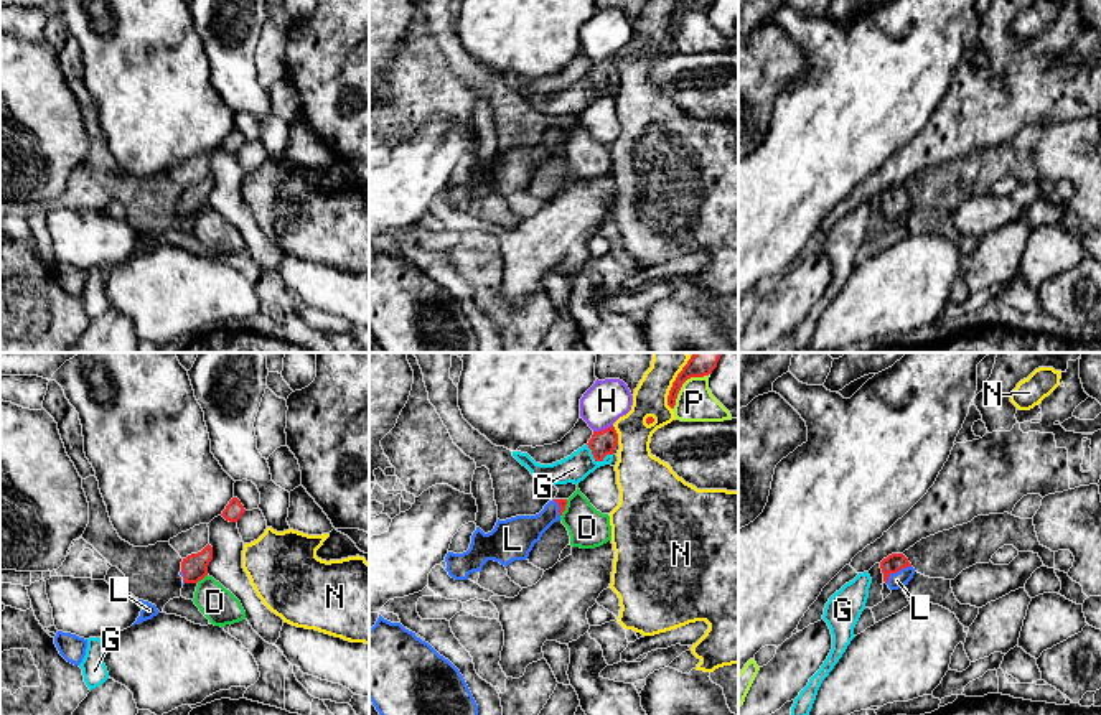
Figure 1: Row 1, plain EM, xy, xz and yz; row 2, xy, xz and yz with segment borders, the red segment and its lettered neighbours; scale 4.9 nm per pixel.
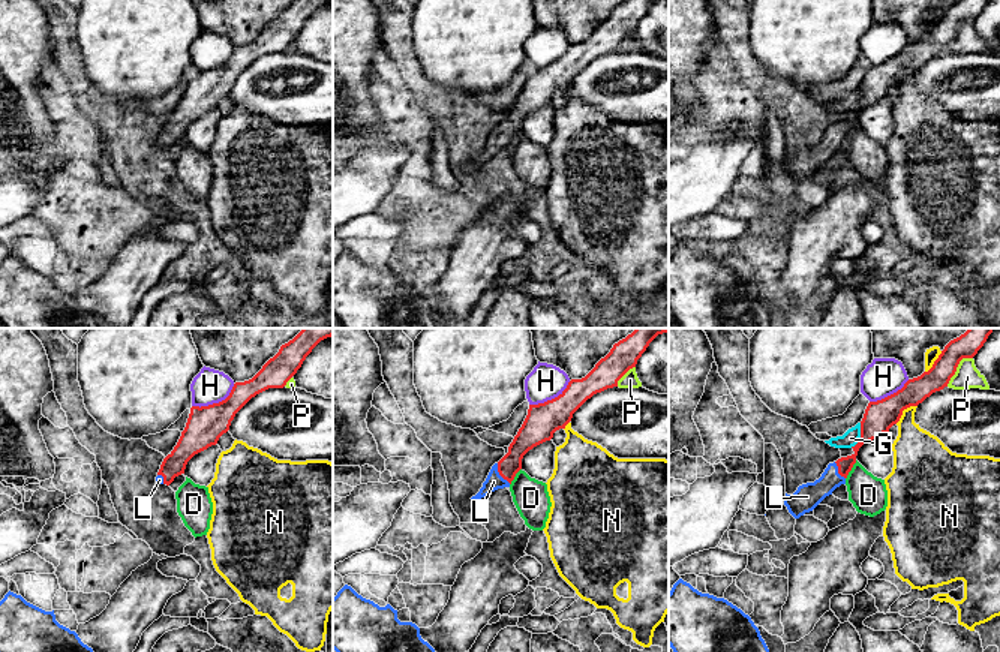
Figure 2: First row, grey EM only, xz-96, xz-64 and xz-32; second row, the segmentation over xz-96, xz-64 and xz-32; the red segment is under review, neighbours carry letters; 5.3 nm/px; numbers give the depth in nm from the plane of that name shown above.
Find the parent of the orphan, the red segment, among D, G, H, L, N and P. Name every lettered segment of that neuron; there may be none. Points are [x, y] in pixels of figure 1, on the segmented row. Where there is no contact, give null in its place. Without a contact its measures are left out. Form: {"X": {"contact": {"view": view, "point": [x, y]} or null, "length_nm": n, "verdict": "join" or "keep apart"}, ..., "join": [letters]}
{"D": {"contact": {"view": "xy", "point": [201, 579]}, "length_nm": 70, "verdict": "keep apart"}, "G": {"contact": {"view": "xz", "point": [597, 460]}, "length_nm": 140, "verdict": "keep apart"}, "H": {"contact": {"view": "xz", "point": [602, 430]}, "length_nm": 100, "verdict": "keep apart"}, "L": {"contact": {"view": "yz", "point": [897, 570]}, "length_nm": 150, "verdict": "join"}, "N": {"contact": {"view": "xz", "point": [673, 383]}, "length_nm": 280, "verdict": "keep apart"}, "P": {"contact": {"view": "xz", "point": [683, 383]}, "length_nm": 260, "verdict": "keep apart"}, "join": ["L"]}

